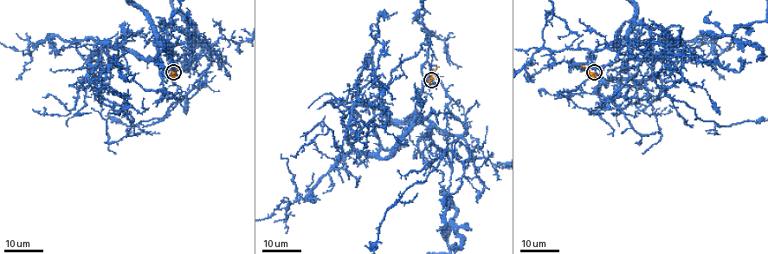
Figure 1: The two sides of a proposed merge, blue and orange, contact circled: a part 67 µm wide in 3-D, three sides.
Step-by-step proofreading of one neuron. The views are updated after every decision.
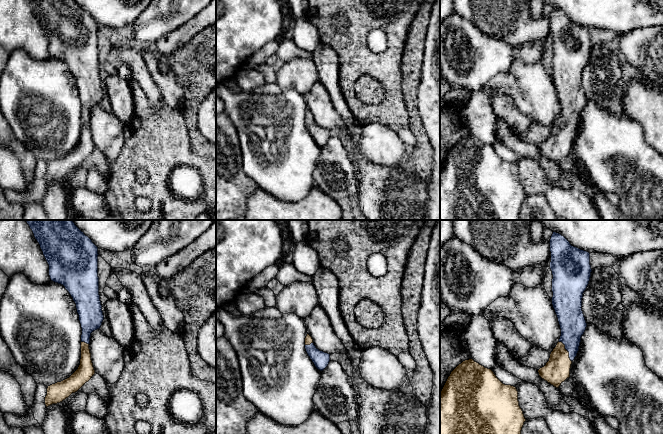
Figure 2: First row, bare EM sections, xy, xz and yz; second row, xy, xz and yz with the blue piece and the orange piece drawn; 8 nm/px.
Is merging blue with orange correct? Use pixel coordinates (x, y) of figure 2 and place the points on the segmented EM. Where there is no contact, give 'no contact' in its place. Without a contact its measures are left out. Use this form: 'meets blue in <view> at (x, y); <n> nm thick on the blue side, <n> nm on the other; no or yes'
meets blue in yz at (567, 350); 220 nm thick on the blue side, 200 nm on the other; yes

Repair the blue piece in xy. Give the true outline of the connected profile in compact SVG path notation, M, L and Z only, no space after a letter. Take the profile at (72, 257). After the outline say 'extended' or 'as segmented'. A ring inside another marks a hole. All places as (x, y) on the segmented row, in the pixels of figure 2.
M26 220L35 239L40 245L49 265L51 281L61 284L76 304L82 328L81 359L78 369L67 379L48 386L45 397L46 407L57 404L77 392L95 374L89 349L91 333L100 329L104 320L99 295L98 247L84 234L73 220Z; extended

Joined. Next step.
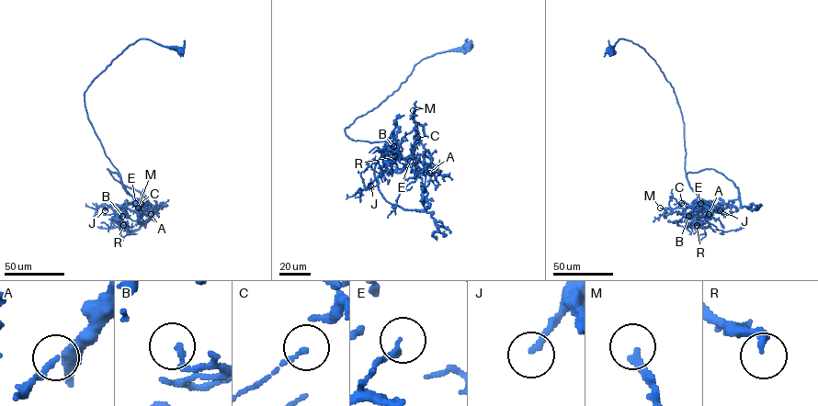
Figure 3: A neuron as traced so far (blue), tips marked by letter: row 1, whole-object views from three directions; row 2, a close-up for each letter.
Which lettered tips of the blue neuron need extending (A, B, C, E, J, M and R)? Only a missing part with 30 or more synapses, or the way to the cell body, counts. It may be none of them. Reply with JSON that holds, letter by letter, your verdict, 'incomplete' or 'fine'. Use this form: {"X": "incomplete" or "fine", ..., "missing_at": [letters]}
{"A": "fine", "B": "fine", "C": "fine", "E": "fine", "J": "incomplete", "M": "fine", "R": "fine", "missing_at": ["J"]}

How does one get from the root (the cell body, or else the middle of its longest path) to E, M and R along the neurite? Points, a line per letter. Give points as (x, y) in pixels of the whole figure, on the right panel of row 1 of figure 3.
E: (609, 50), (619, 39), (638, 44), (673, 88), (684, 123), (686, 174), (697, 194), (696, 205), (700, 203)
M: (609, 50), (621, 39), (642, 47), (673, 88), (680, 107), (686, 174), (698, 197), (687, 208), (660, 208)
R: (609, 50), (619, 39), (638, 44), (673, 88), (687, 179), (696, 208), (709, 208), (697, 225)

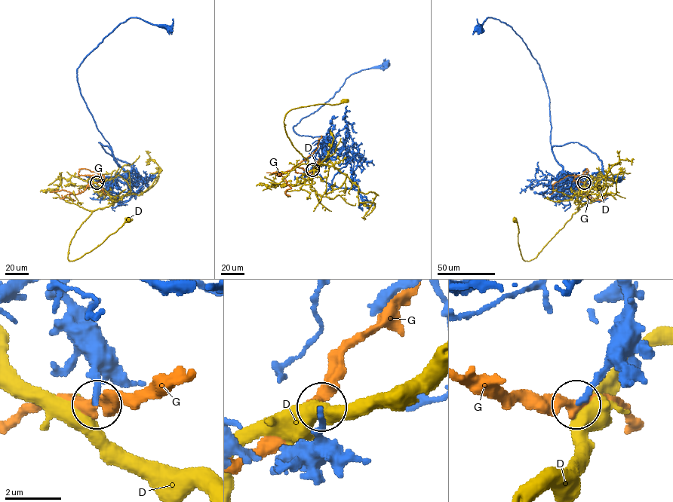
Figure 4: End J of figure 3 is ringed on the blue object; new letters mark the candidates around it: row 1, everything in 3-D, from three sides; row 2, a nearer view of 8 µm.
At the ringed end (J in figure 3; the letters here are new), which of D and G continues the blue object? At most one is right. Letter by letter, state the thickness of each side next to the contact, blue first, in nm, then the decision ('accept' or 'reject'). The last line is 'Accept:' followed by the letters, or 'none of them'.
D: calibres 200 and 550 nm; reject
G: calibres 200 and 400 nm; reject
Accept: none of them

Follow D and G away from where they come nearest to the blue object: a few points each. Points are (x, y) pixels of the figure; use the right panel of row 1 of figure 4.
D: (584, 182), (576, 199), (579, 202), (579, 209), (536, 257), (530, 261), (522, 258), (515, 218)
G: (584, 182), (573, 179), (586, 173), (587, 168), (580, 176), (568, 175), (556, 182), (549, 194)

